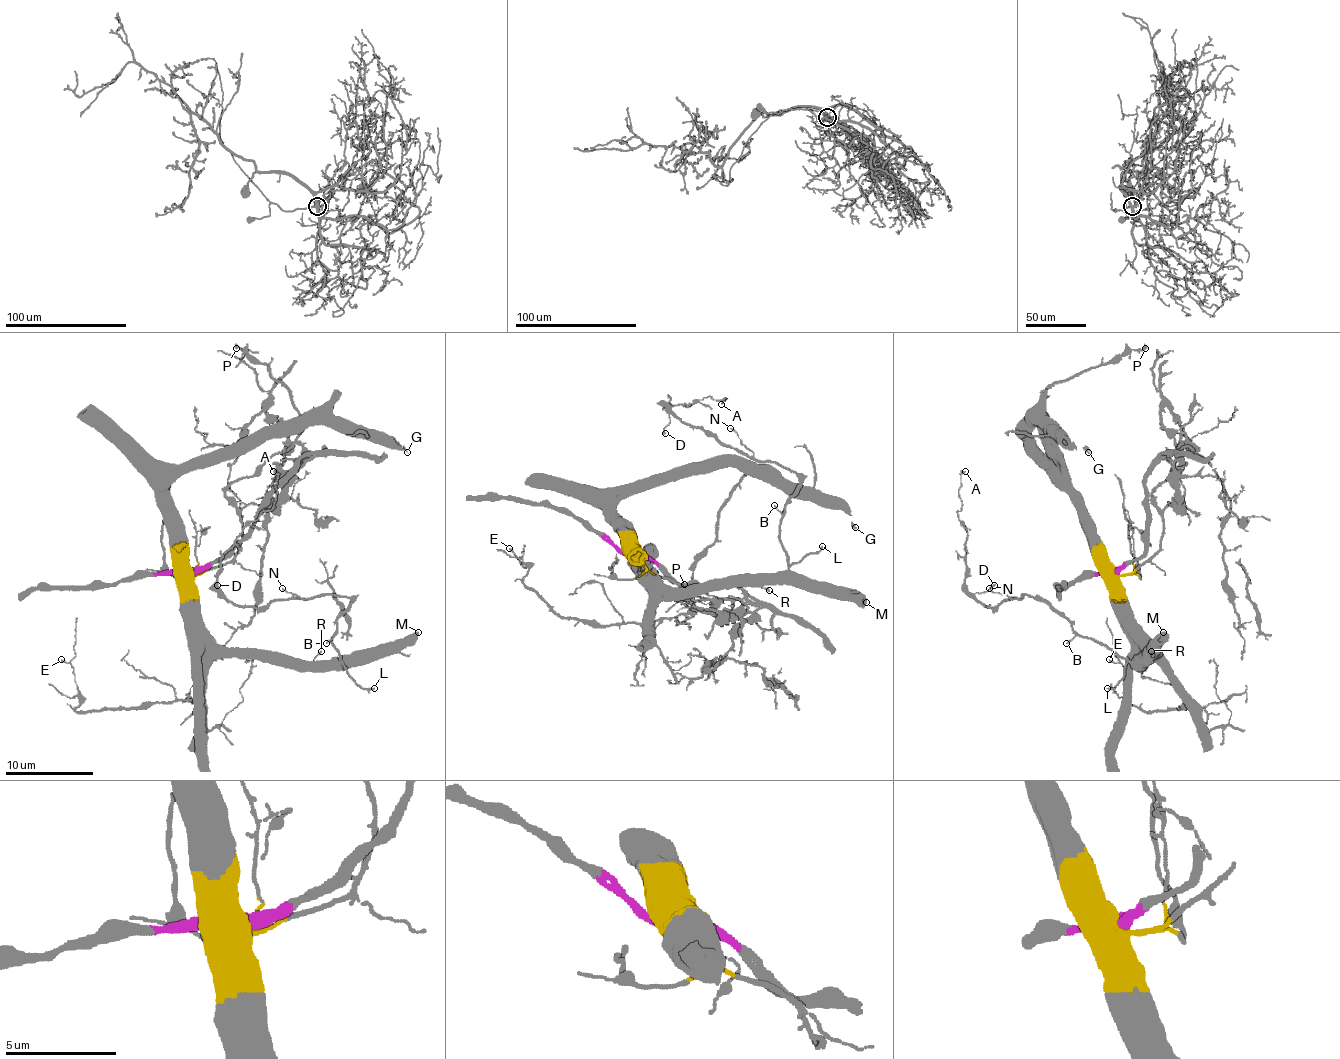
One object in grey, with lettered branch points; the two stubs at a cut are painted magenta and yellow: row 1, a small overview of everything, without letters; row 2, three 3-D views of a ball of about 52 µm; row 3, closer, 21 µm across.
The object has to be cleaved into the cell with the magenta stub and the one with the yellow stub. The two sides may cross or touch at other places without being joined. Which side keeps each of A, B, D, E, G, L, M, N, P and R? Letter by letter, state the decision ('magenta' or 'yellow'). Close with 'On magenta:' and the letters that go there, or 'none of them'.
A: yellow
B: yellow
D: yellow
E: yellow
G: yellow
L: yellow
M: yellow
N: yellow
P: yellow
R: yellow
On magenta: none of them

